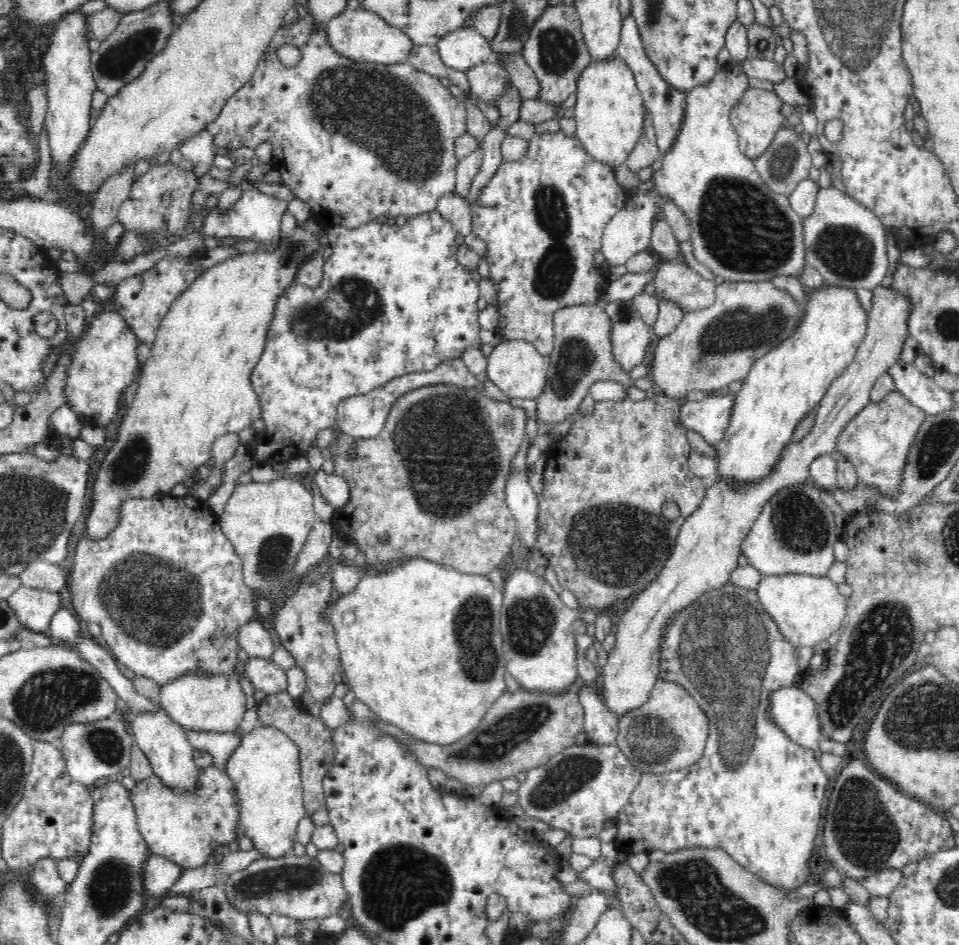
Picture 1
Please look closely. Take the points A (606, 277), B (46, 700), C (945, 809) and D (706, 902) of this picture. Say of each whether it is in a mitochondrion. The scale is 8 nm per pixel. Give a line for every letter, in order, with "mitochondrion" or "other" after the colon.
A: other
B: mitochondrion
C: other
D: mitochondrion

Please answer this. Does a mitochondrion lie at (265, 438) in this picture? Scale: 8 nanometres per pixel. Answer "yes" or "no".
no

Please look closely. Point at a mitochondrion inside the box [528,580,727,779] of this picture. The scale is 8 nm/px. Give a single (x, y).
(653, 740)

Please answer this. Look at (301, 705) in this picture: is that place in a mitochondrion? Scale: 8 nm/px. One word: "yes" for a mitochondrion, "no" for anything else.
no

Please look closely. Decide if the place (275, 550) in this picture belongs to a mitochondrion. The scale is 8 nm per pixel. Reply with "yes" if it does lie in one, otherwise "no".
yes

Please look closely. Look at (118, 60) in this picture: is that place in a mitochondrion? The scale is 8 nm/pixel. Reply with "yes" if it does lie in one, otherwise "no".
yes

